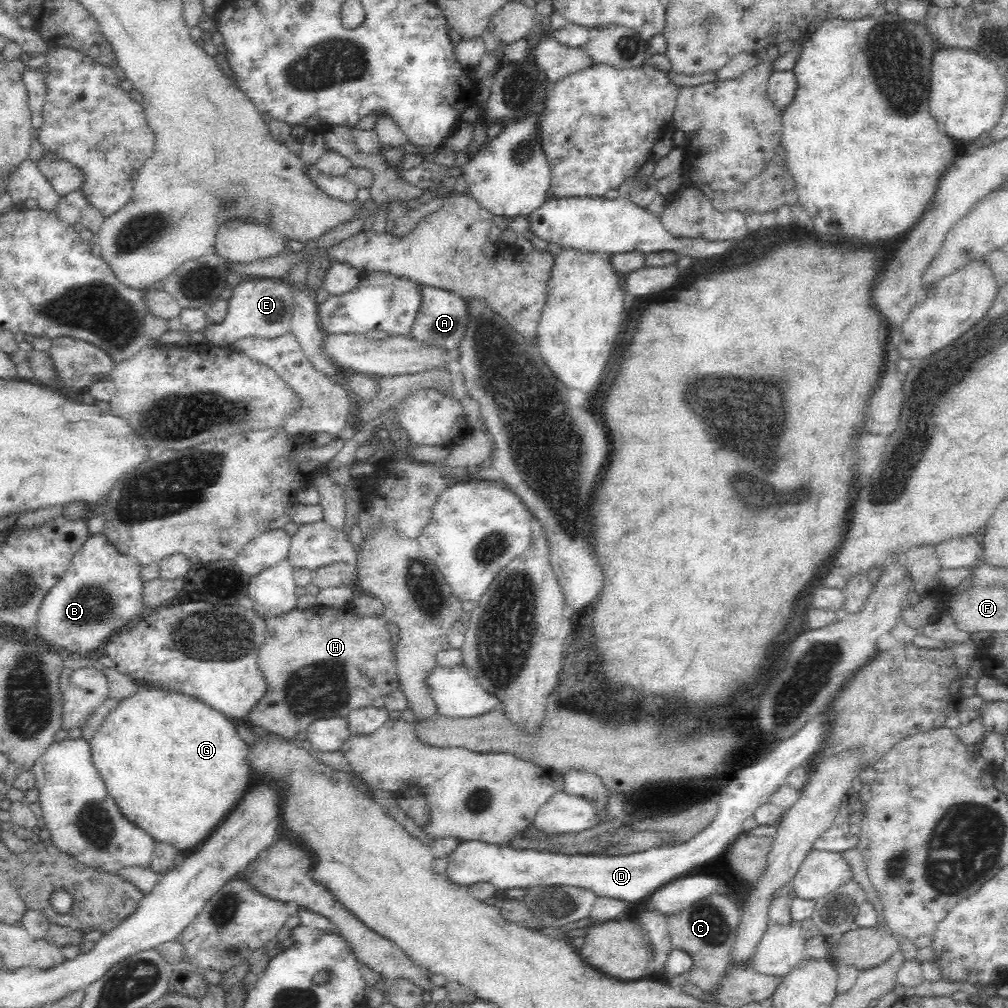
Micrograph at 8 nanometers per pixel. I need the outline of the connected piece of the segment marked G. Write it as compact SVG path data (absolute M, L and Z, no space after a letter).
M137 682L136 692L117 702L118 704L108 712L108 716L102 720L100 726L94 730L94 734L92 734L89 743L91 760L94 763L94 767L98 770L100 777L103 779L109 795L114 797L121 812L131 822L146 829L154 837L155 841L172 843L176 847L182 848L182 850L184 848L197 849L215 827L228 816L228 813L234 810L236 804L238 804L238 799L254 780L252 777L254 773L251 769L251 761L254 761L255 750L240 738L240 734L238 734L238 730L236 730L232 719L212 707L212 705L206 703L206 701L202 701L200 697L194 698L188 695L188 693L170 687L170 685L154 685Z

